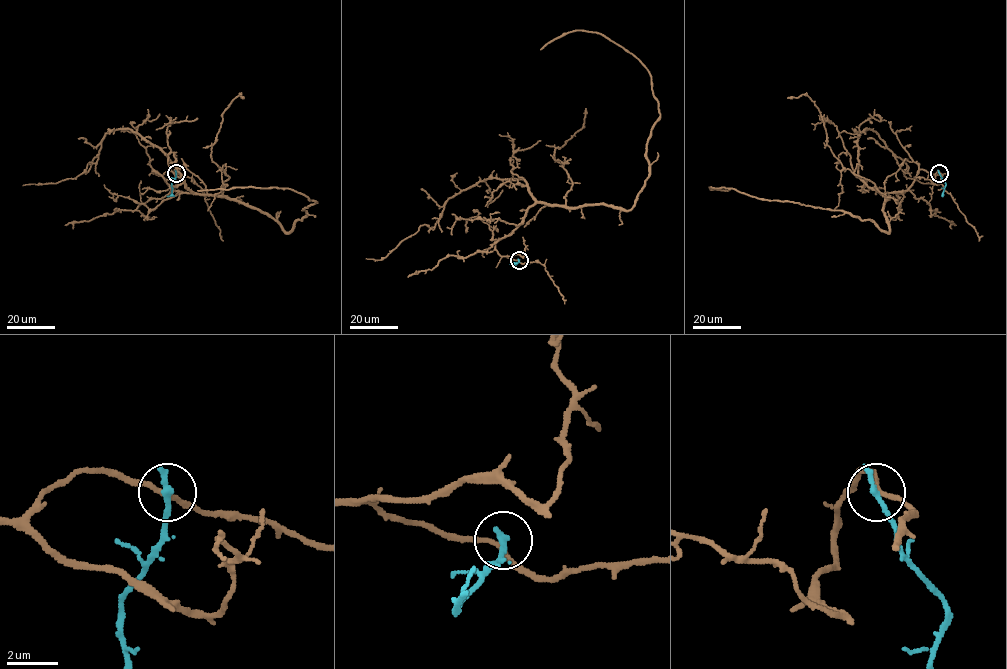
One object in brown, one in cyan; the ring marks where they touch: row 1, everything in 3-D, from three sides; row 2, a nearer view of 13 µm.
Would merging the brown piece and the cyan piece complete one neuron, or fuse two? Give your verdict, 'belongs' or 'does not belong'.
does not belong

